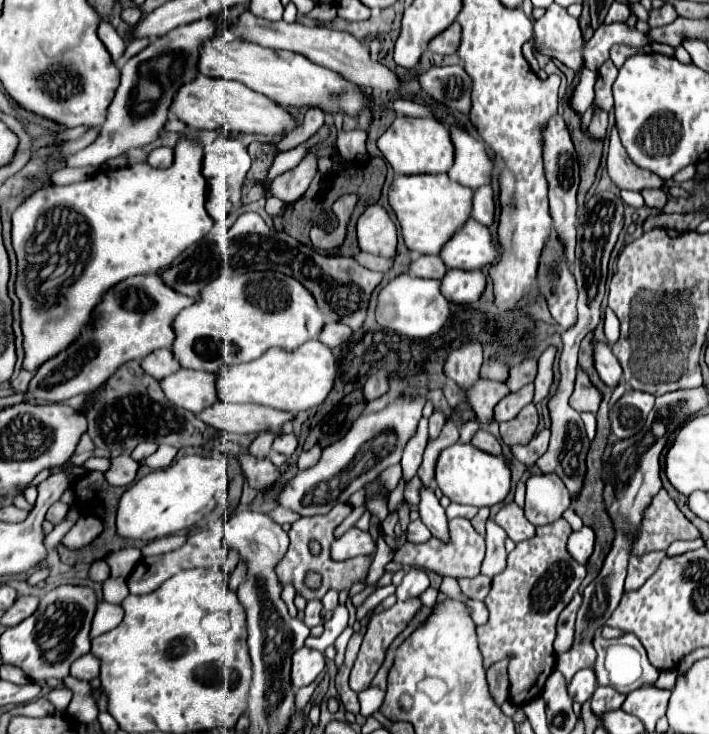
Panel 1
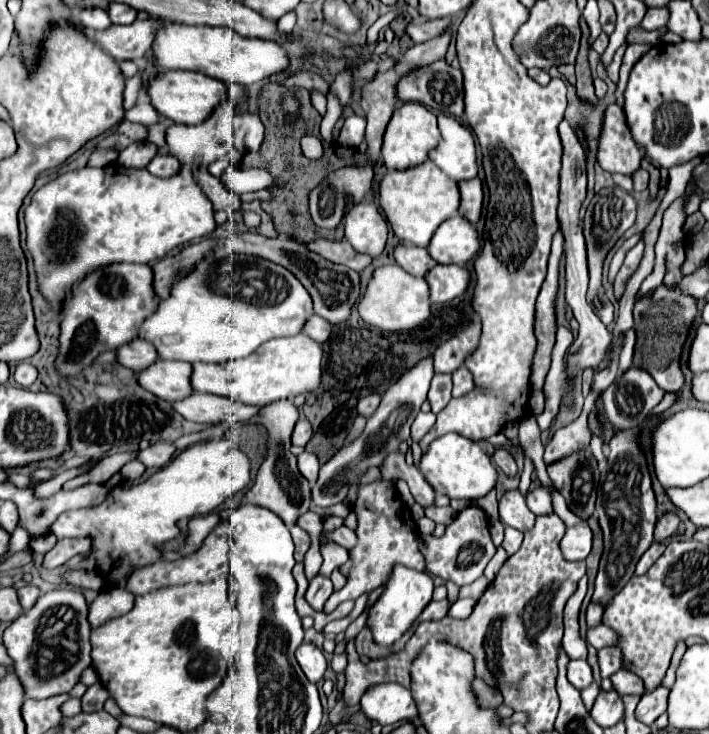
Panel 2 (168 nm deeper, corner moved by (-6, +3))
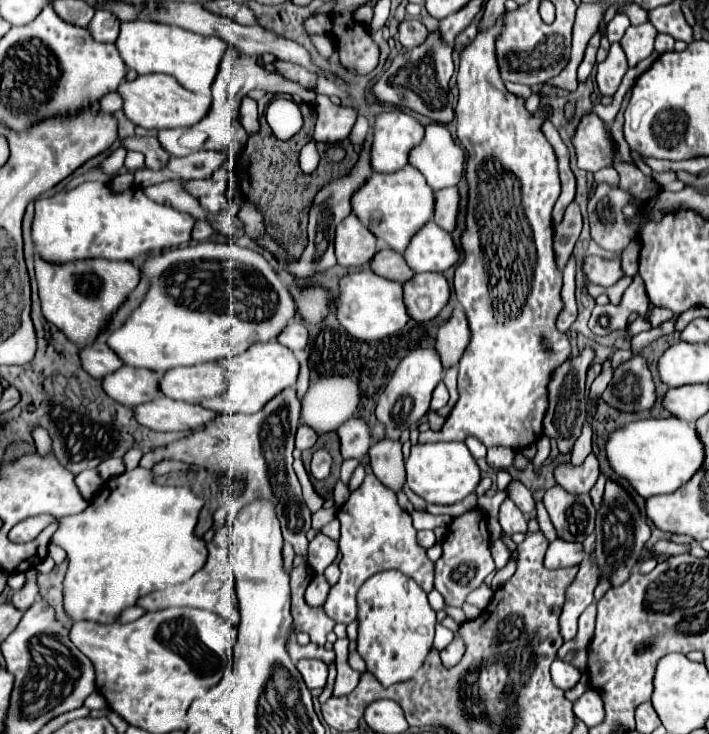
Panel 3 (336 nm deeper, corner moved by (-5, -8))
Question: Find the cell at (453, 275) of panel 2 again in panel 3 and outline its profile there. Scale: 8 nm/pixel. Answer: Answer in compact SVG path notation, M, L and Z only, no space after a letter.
M418 273L402 285L406 313L414 321L434 319L448 303L450 285L442 273Z

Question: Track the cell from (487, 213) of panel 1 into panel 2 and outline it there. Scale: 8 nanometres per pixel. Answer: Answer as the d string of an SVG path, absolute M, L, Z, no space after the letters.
M475 178L475 180L459 182L459 190L461 190L459 214L467 216L467 220L471 220L471 224L477 224L481 218L481 210L483 210L483 184L481 184L481 180Z

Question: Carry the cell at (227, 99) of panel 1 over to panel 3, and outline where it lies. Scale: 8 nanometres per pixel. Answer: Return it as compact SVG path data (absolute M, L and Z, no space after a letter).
M150 73L138 75L134 81L122 81L118 85L118 95L122 97L124 115L144 129L170 129L170 127L188 127L198 123L210 109L210 97L202 93L192 93L182 89L182 85L170 75Z

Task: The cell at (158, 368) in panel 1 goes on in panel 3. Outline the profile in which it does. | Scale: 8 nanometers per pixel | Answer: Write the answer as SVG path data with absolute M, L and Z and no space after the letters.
M94 341L90 345L80 347L78 357L82 369L96 379L102 379L110 371L122 367L122 361L114 355L114 351L110 351L110 347L104 341Z

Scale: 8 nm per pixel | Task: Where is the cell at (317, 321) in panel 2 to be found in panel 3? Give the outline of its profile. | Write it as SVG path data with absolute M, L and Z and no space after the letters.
M290 321L282 329L282 333L278 335L278 343L286 345L292 351L302 351L306 347L306 343L308 343L308 331L304 329L304 325L300 325L296 321Z

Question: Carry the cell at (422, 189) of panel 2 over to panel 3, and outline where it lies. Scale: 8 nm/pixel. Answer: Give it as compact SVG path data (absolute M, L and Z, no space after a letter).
M408 165L408 167L402 167L400 171L394 171L394 173L374 173L352 195L350 203L352 203L352 213L360 219L360 223L376 235L379 242L377 251L380 251L382 247L390 247L390 249L398 251L402 255L402 259L404 259L403 253L404 249L406 249L406 243L410 243L410 235L414 235L414 231L418 231L418 227L422 227L422 223L430 221L430 215L434 213L434 191L422 179L422 173L414 171L414 167Z

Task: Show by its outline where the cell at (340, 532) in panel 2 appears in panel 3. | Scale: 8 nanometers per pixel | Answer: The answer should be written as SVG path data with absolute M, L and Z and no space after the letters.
M318 533L308 547L308 563L316 573L324 573L324 569L336 559L336 553L338 553L338 543Z

